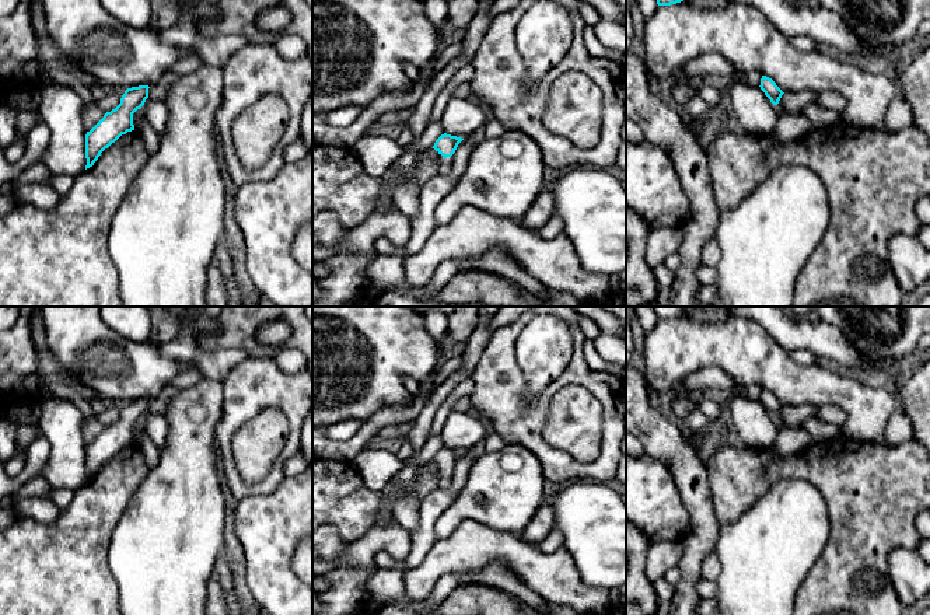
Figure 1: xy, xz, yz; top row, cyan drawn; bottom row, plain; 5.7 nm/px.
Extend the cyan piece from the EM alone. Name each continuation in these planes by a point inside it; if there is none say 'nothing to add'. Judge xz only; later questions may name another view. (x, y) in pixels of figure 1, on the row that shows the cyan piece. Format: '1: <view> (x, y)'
1: xz (446, 164)

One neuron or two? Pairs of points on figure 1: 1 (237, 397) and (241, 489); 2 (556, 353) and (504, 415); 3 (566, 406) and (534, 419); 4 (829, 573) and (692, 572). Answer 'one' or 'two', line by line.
1: one
2: two
3: two
4: two

